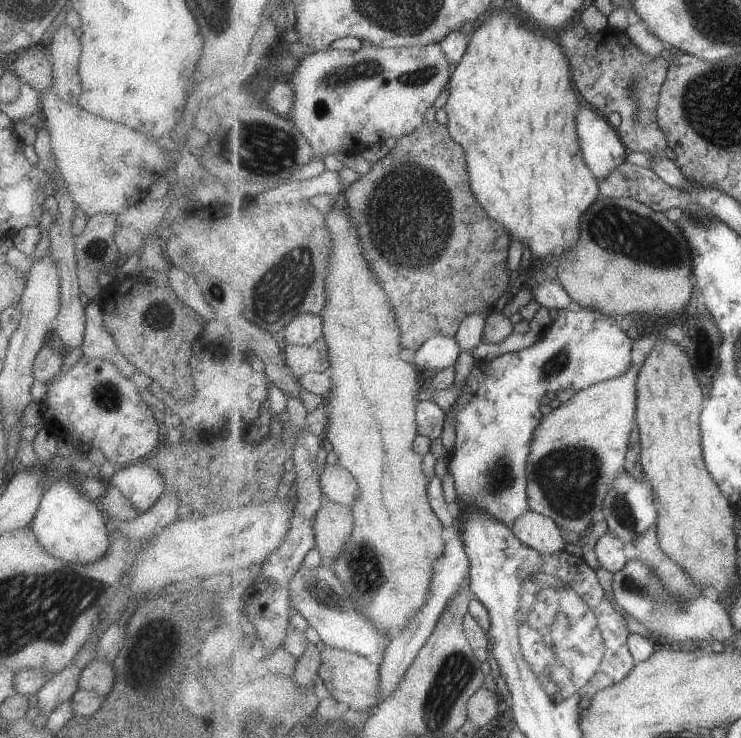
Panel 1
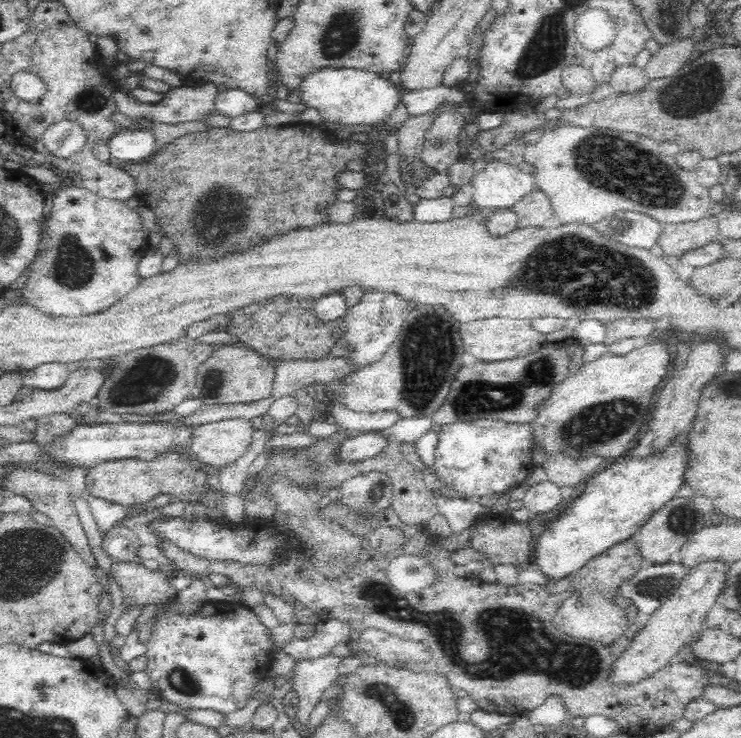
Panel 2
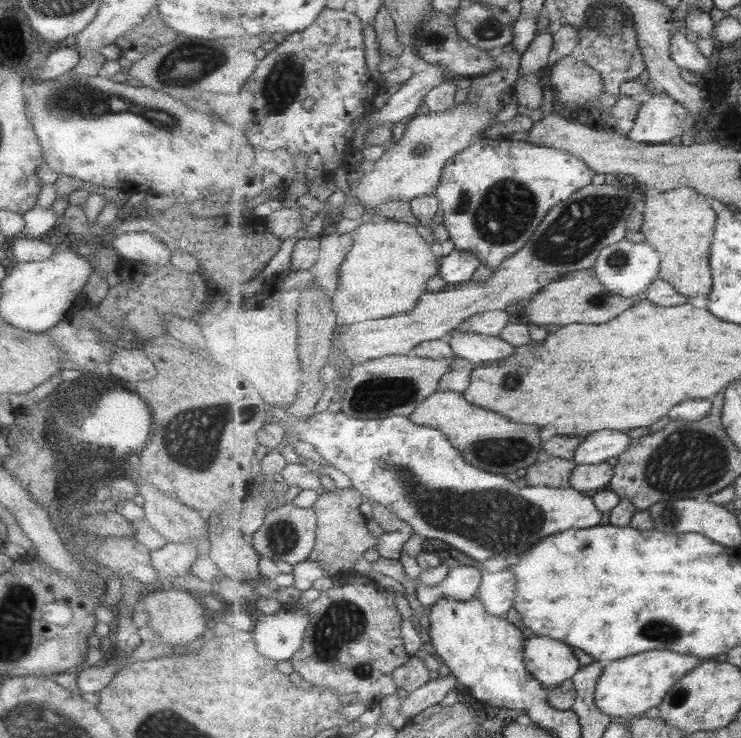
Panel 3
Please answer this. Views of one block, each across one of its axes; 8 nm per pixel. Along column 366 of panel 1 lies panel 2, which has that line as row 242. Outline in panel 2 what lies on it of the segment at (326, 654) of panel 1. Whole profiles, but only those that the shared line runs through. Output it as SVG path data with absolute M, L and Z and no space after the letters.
M708 215L696 222L664 225L658 237L662 256L670 265L677 266L686 252L698 250L714 240L719 240L718 219Z

